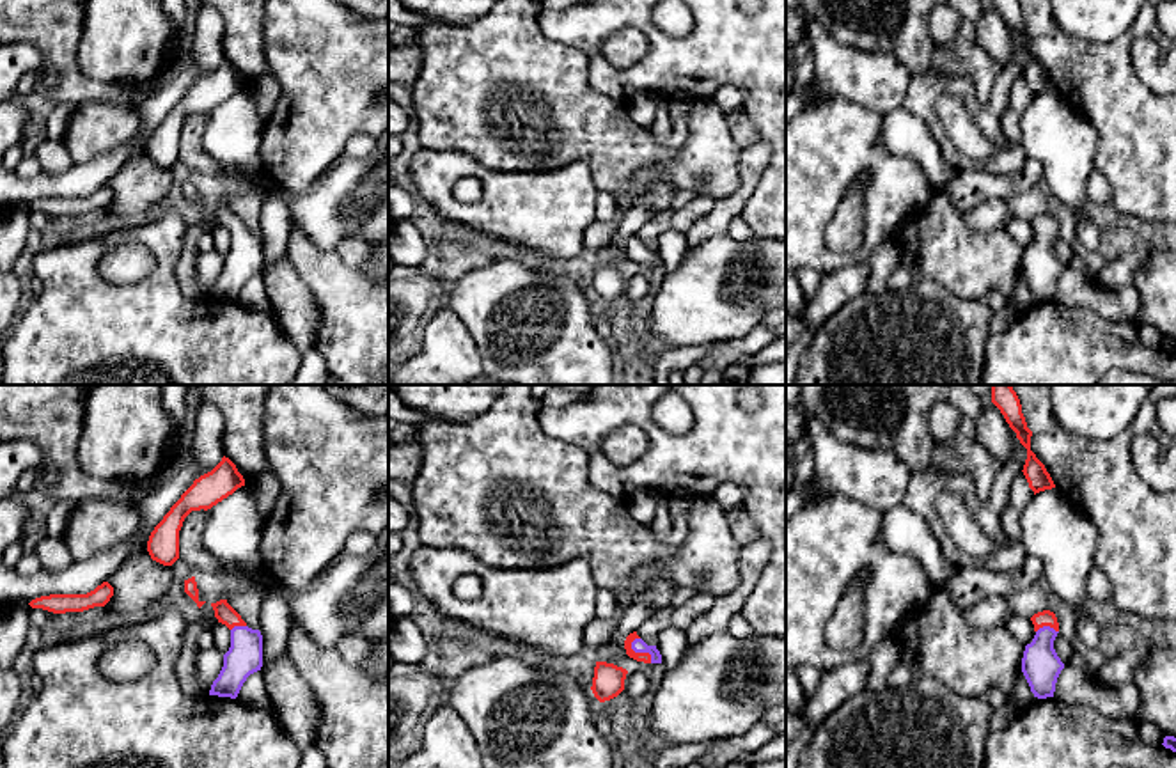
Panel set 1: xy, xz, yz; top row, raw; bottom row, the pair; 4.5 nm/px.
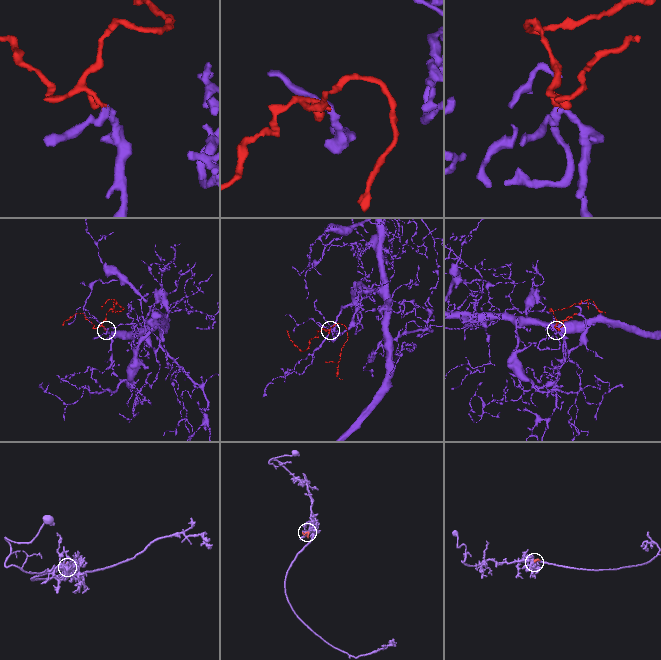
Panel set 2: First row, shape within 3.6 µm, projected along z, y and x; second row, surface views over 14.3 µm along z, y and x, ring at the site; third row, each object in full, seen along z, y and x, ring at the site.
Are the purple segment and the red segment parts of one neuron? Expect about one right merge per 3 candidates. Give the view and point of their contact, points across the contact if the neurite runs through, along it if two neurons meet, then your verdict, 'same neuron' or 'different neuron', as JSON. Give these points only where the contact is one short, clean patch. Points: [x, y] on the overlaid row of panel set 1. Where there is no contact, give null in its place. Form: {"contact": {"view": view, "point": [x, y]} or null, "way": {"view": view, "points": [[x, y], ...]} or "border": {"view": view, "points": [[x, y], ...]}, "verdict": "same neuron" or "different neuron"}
{"contact": {"view": "xz", "point": [639, 651]}, "way": {"view": "xz", "points": [[639, 646], [639, 651], [641, 657]]}, "verdict": "same neuron"}

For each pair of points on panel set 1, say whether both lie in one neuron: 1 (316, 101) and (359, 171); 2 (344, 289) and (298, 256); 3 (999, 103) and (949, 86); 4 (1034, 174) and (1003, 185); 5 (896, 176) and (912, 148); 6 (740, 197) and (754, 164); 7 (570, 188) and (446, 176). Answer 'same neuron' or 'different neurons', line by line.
1: different neurons
2: same neuron
3: same neuron
4: same neuron
5: different neurons
6: same neuron
7: same neuron

